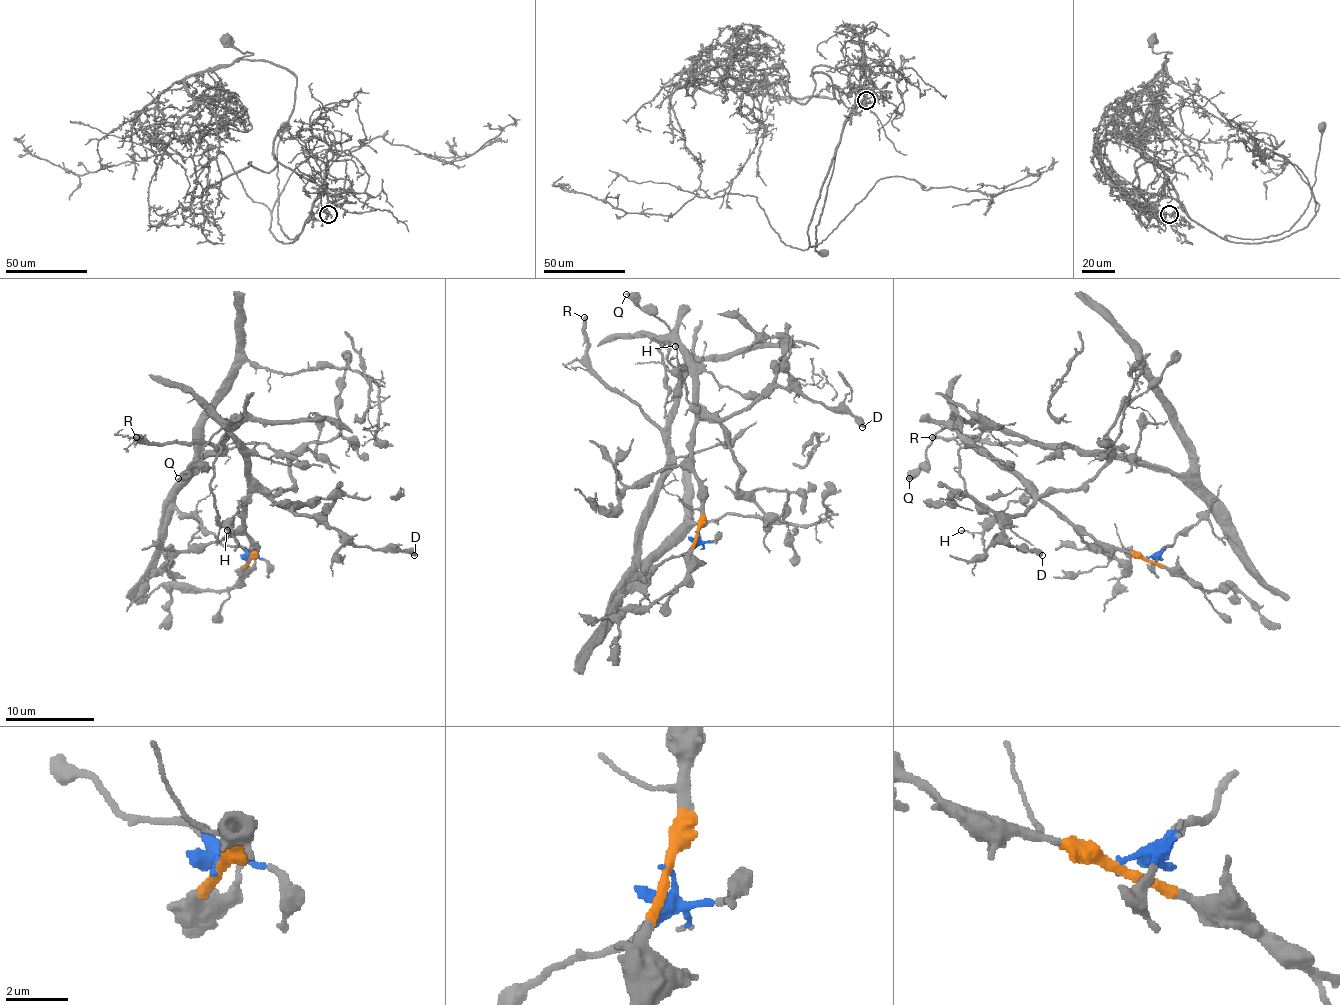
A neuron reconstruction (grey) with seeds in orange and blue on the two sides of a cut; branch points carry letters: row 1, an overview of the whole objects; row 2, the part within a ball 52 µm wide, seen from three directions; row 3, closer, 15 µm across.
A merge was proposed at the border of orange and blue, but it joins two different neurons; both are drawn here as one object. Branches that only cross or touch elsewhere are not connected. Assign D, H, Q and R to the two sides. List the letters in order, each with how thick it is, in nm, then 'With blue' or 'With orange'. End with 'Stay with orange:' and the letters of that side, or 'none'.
D: Thickness 440 nm. With orange
H: Thickness 120 nm. With orange
Q: Thickness 480 nm. With orange
R: Thickness 320 nm. With blue
Stay with orange: D, H, Q

